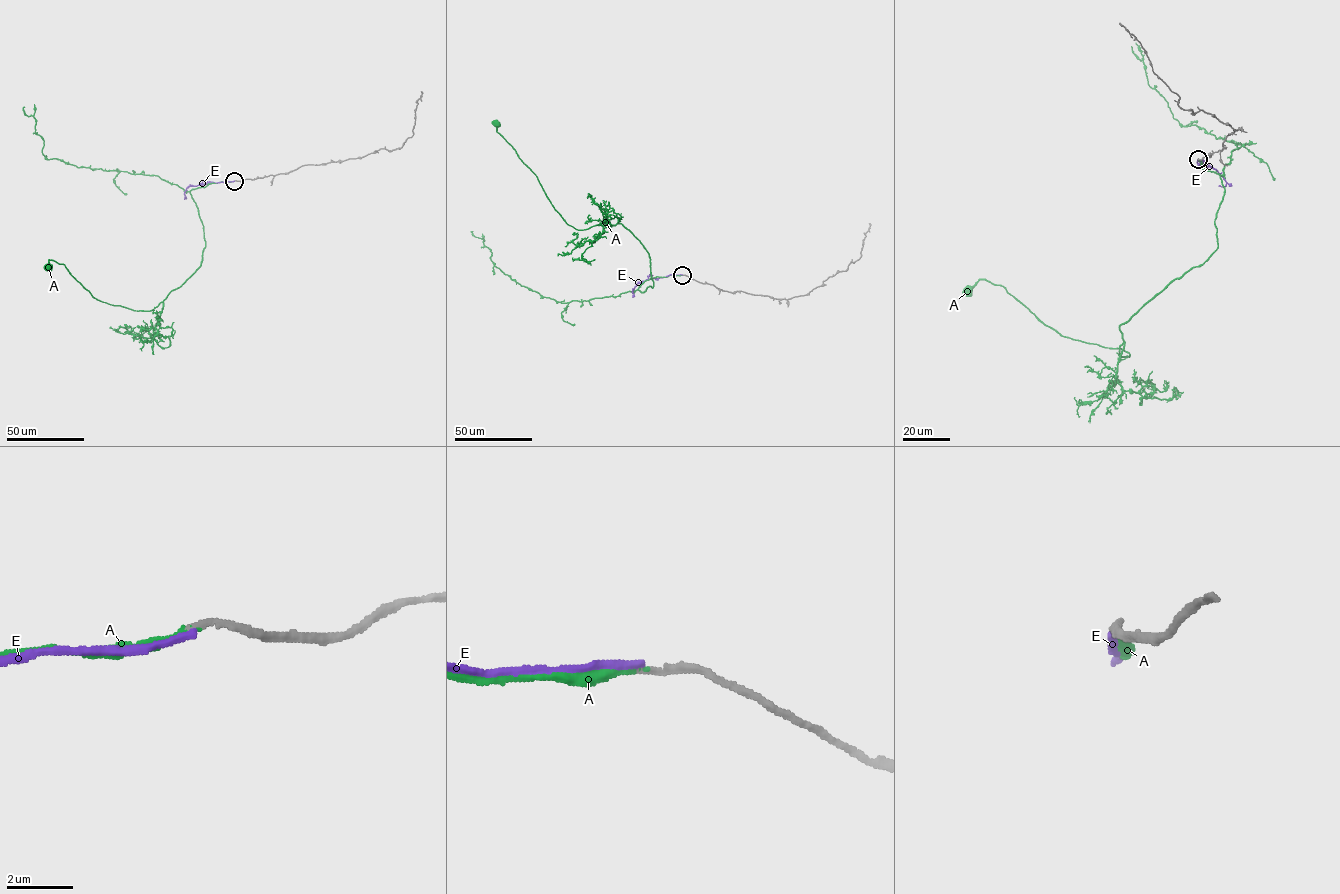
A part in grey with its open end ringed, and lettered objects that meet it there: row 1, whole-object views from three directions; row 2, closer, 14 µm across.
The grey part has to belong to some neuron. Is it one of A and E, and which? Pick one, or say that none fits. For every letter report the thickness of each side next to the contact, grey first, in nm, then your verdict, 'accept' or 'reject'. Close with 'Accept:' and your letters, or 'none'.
A: 220/190 nm | accept
E: 200/240 nm | reject
Accept: A

